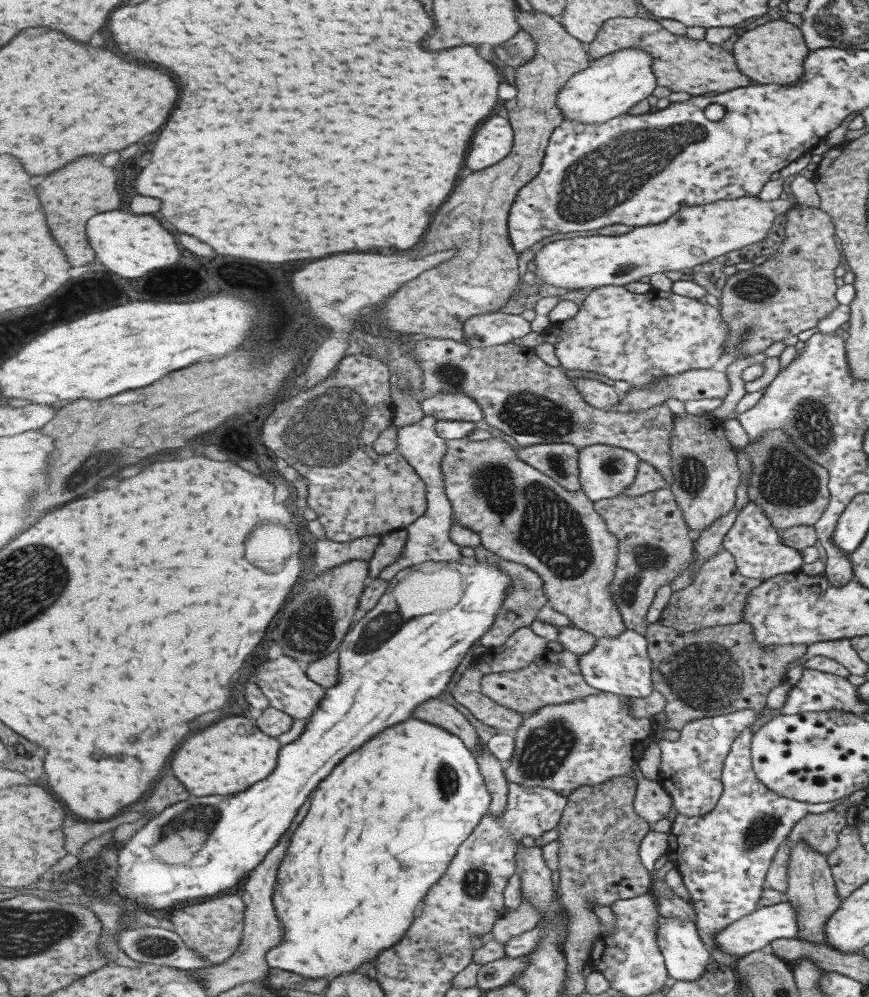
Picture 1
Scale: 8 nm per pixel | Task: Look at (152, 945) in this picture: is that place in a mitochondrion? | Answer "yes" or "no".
yes

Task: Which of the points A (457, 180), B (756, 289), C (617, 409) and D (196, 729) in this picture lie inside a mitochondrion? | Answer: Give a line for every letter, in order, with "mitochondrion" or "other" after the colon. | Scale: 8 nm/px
A: other
B: mitochondrion
C: other
D: other

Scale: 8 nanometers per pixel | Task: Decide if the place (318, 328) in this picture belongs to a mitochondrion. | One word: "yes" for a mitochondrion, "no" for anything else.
no

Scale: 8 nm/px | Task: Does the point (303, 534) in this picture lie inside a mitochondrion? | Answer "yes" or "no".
no

